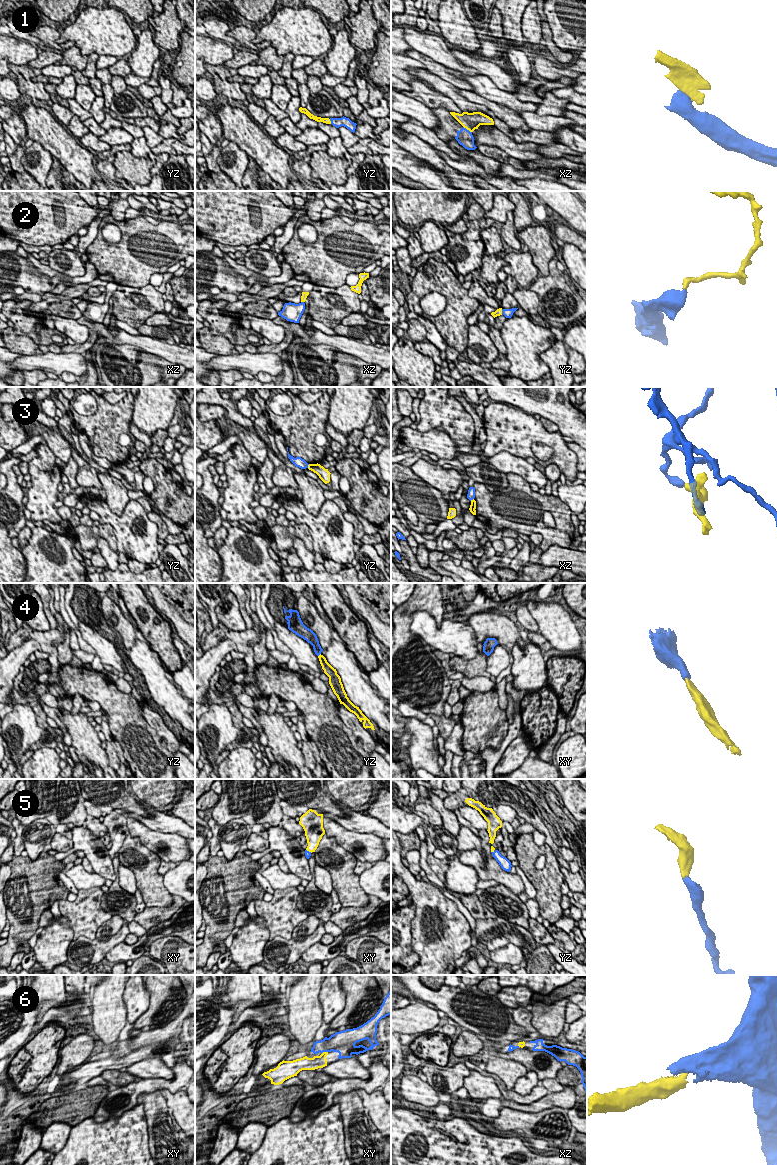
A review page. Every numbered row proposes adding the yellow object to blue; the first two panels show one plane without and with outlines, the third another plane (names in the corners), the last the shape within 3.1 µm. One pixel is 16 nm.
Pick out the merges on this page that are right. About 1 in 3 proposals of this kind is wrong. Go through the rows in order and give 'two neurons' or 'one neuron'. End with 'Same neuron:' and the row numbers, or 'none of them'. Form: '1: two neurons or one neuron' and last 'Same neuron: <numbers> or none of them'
1: two neurons
2: one neuron
3: one neuron
4: one neuron
5: one neuron
6: one neuron
Same neuron: 2, 3, 4, 5, 6

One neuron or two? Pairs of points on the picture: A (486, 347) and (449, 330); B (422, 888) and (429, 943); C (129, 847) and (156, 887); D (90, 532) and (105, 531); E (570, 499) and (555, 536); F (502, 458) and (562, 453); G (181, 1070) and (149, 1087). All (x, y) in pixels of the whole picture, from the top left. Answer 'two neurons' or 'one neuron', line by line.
A: two neurons
B: one neuron
C: one neuron
D: one neuron
E: two neurons
F: two neurons
G: one neuron

